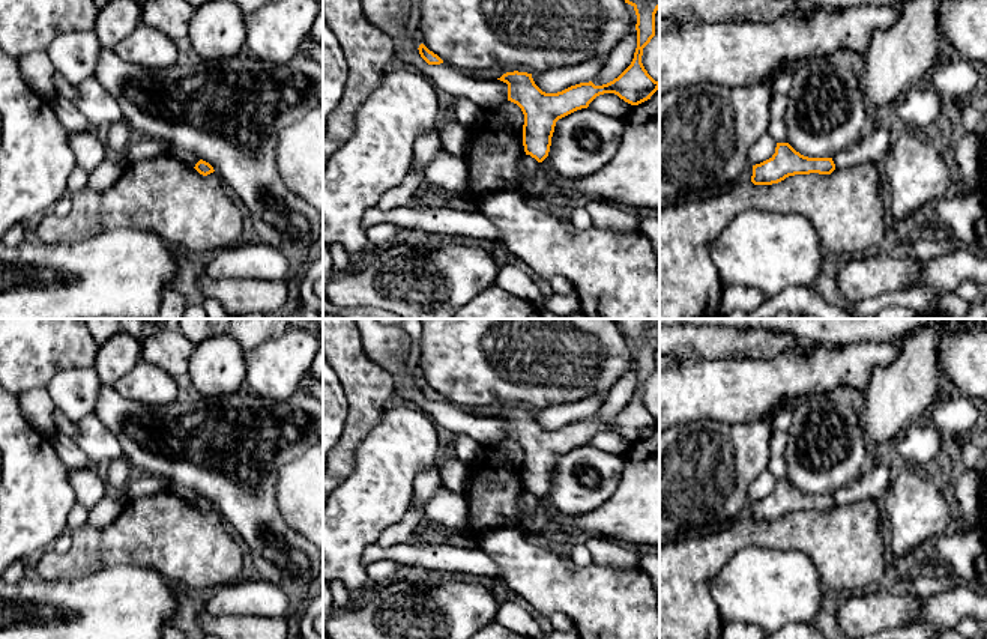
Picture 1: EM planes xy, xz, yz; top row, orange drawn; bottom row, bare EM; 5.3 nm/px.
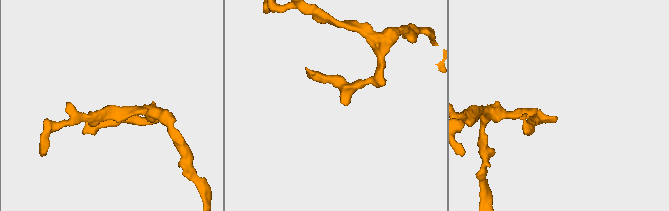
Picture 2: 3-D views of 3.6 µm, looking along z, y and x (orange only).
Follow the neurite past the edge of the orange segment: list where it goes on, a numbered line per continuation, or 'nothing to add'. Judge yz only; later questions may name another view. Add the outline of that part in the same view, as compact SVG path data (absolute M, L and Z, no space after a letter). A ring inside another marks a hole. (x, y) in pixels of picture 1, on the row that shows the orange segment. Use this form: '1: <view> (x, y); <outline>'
nothing to add

